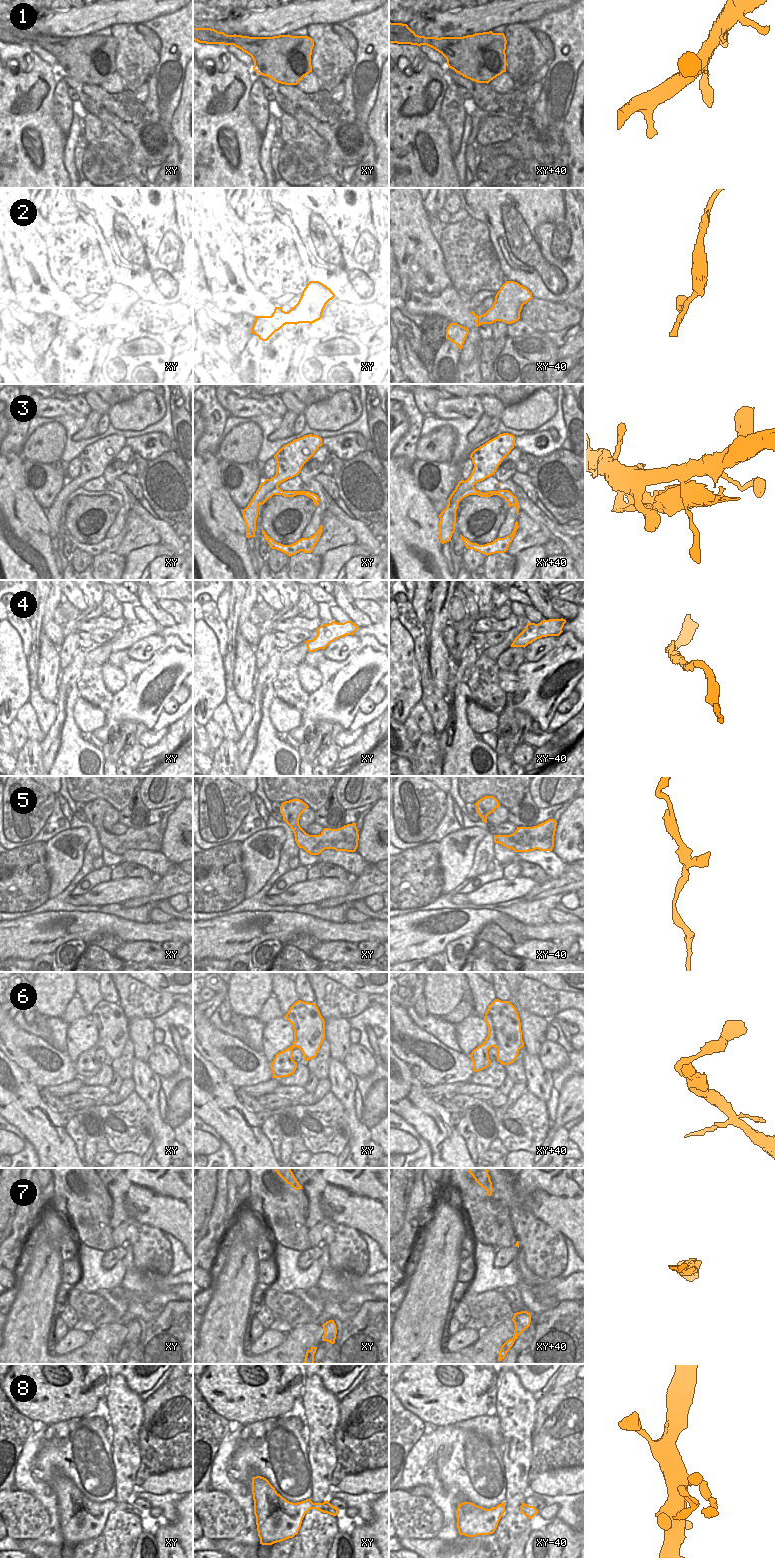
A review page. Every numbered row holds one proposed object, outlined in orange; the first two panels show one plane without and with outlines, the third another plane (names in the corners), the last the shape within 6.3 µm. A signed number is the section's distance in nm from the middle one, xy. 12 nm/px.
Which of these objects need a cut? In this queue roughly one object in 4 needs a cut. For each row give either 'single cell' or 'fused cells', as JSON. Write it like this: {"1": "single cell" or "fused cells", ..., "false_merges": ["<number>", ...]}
{"1": "single cell", "2": "single cell", "3": "single cell", "4": "single cell", "5": "single cell", "6": "single cell", "7": "single cell", "8": "single cell", "false_merges": []}

